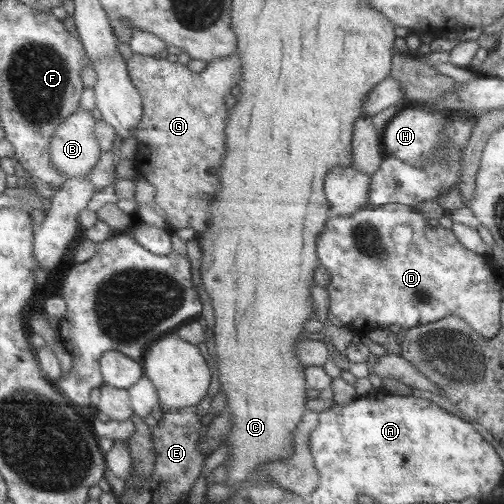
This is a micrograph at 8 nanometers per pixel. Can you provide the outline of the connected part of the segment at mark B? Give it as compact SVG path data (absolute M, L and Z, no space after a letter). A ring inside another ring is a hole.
M81 109L65 120L53 135L51 145L52 161L68 176L68 180L73 177L85 176L93 165L99 160L102 150L94 135L95 119L90 111Z

